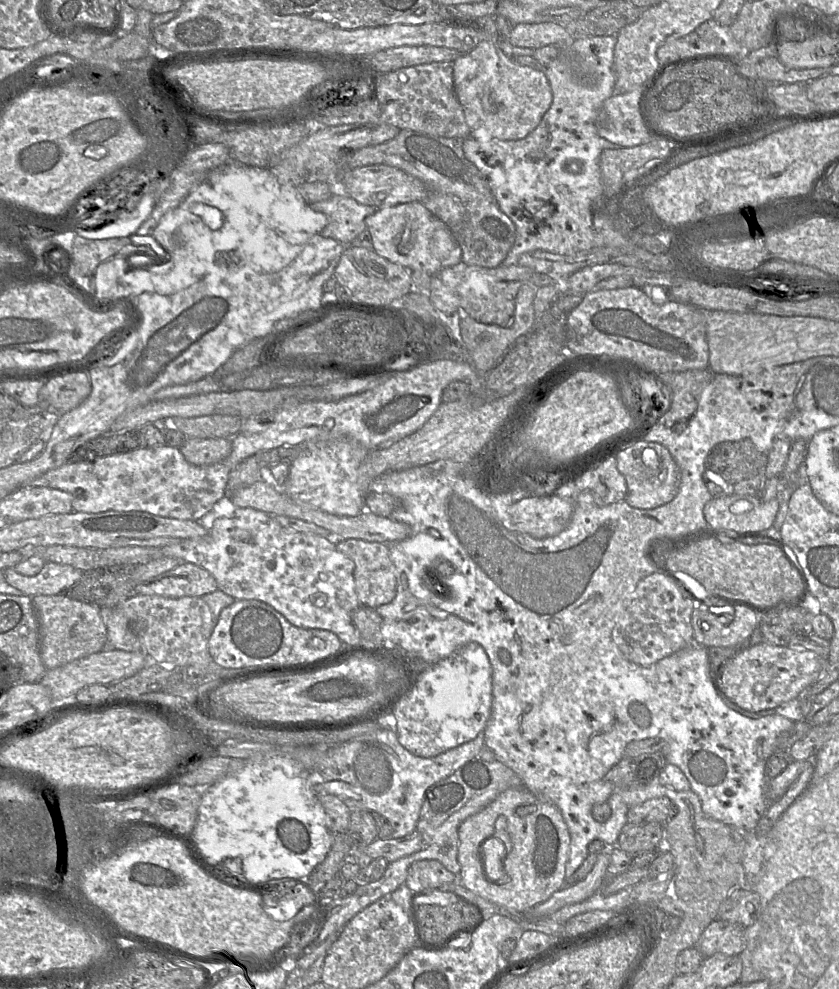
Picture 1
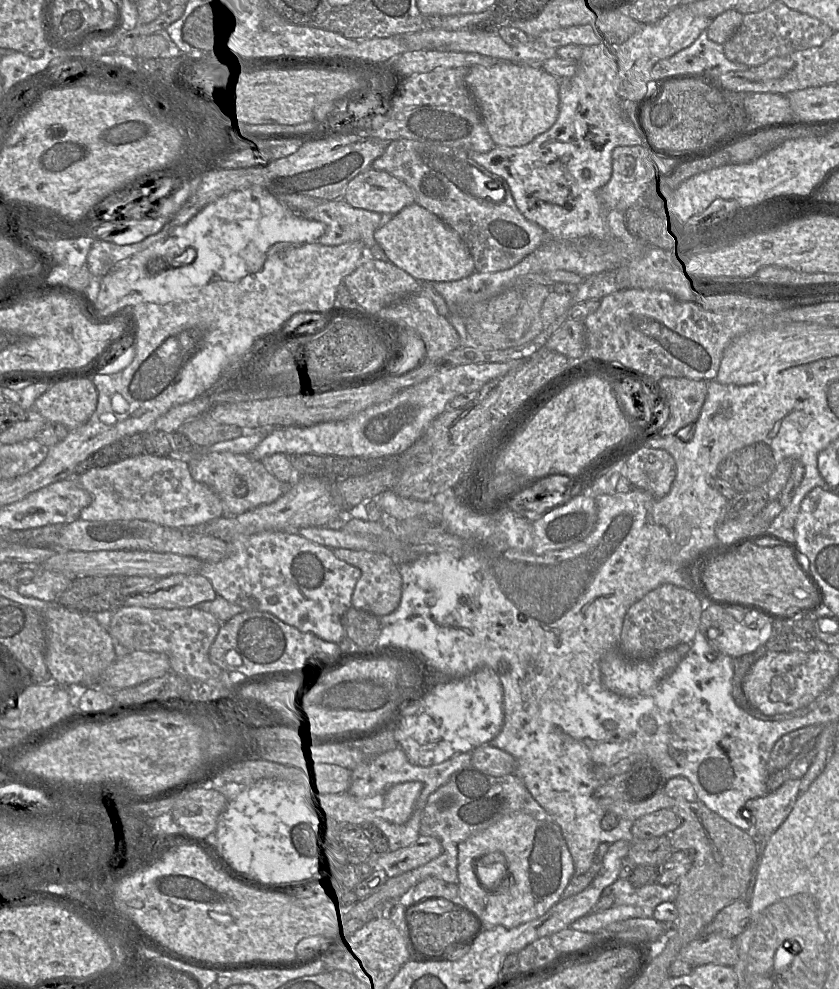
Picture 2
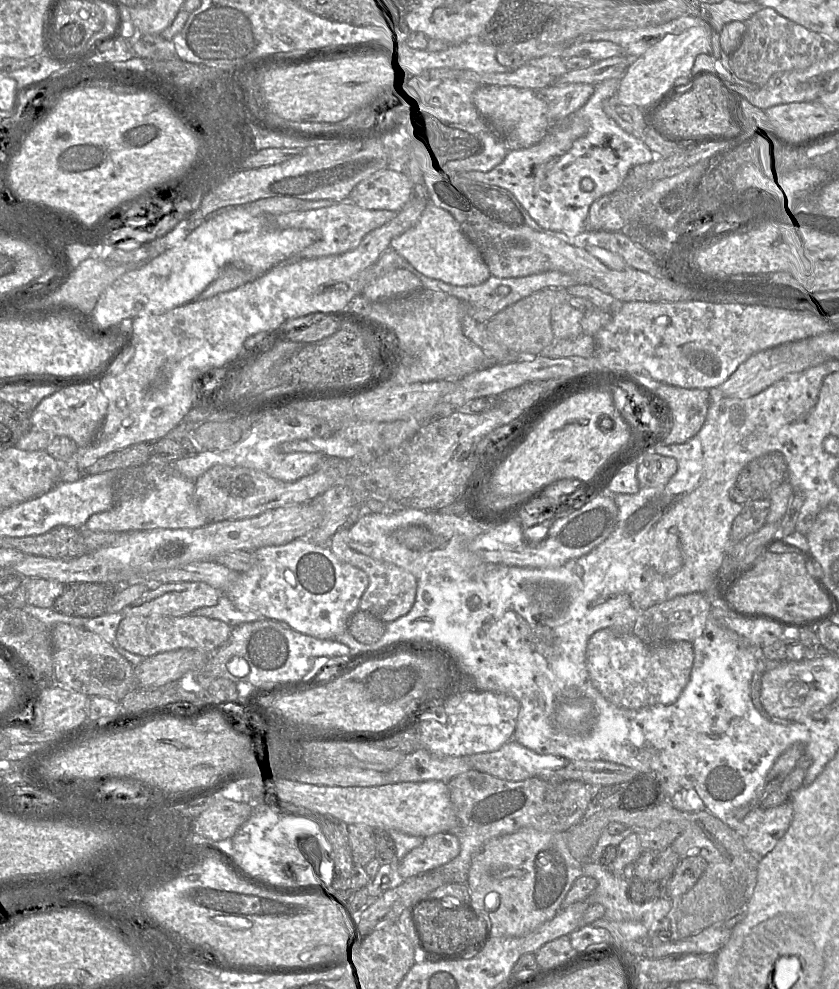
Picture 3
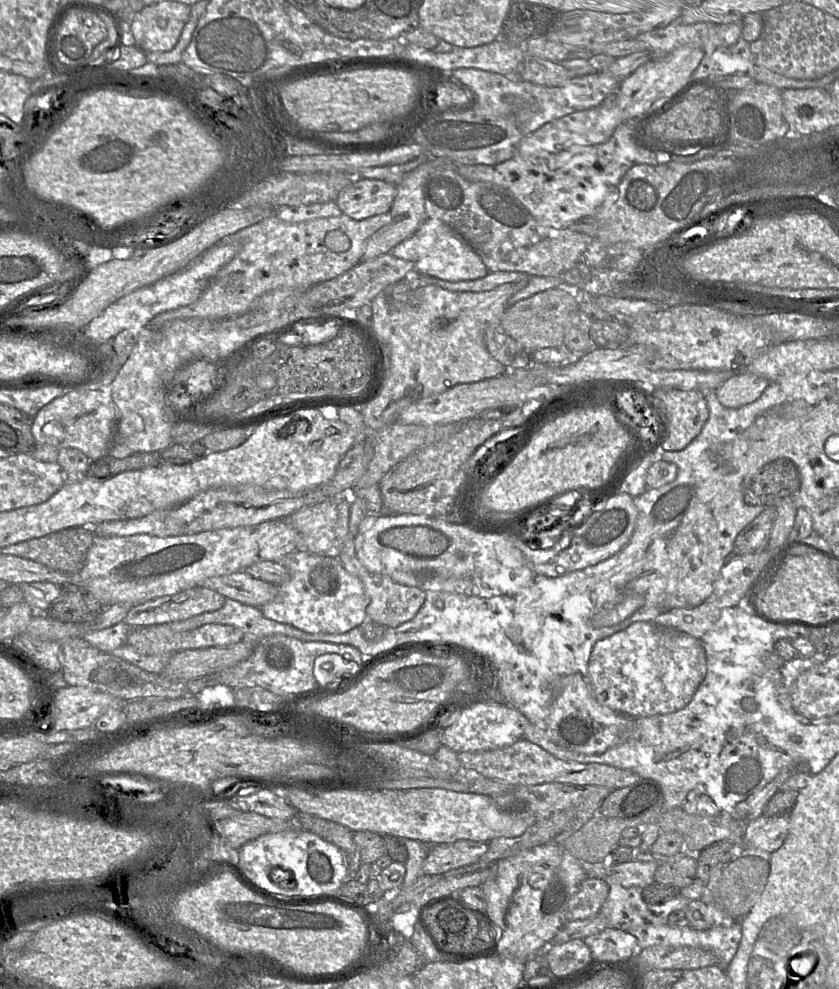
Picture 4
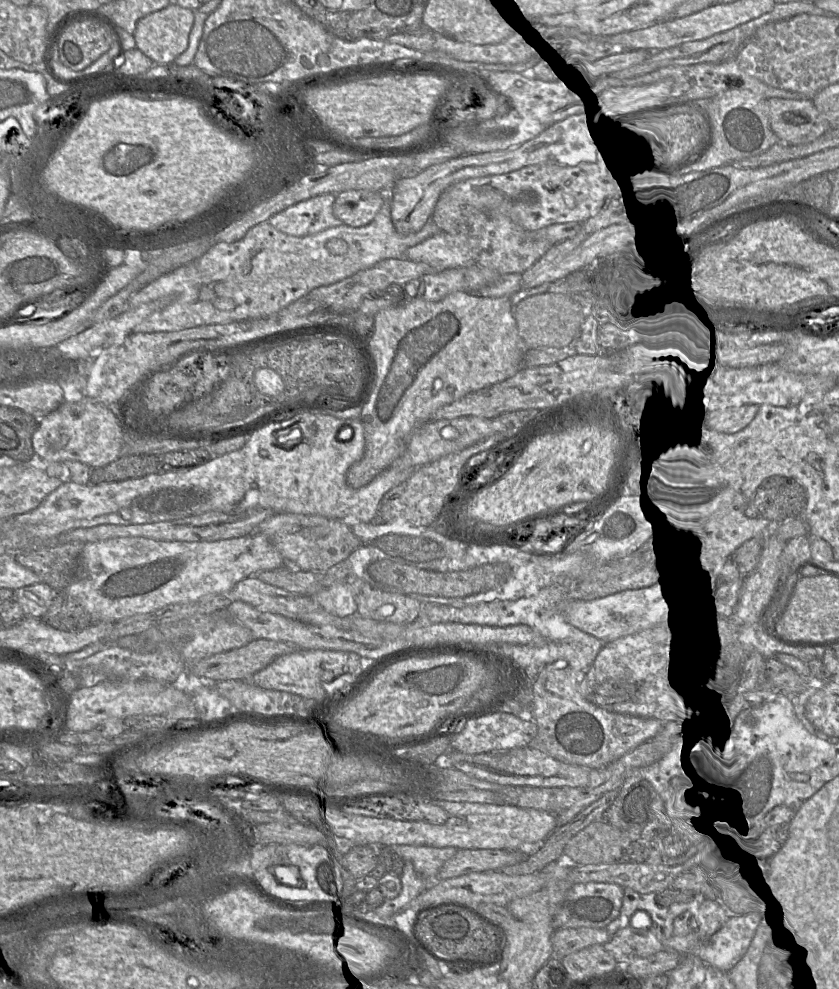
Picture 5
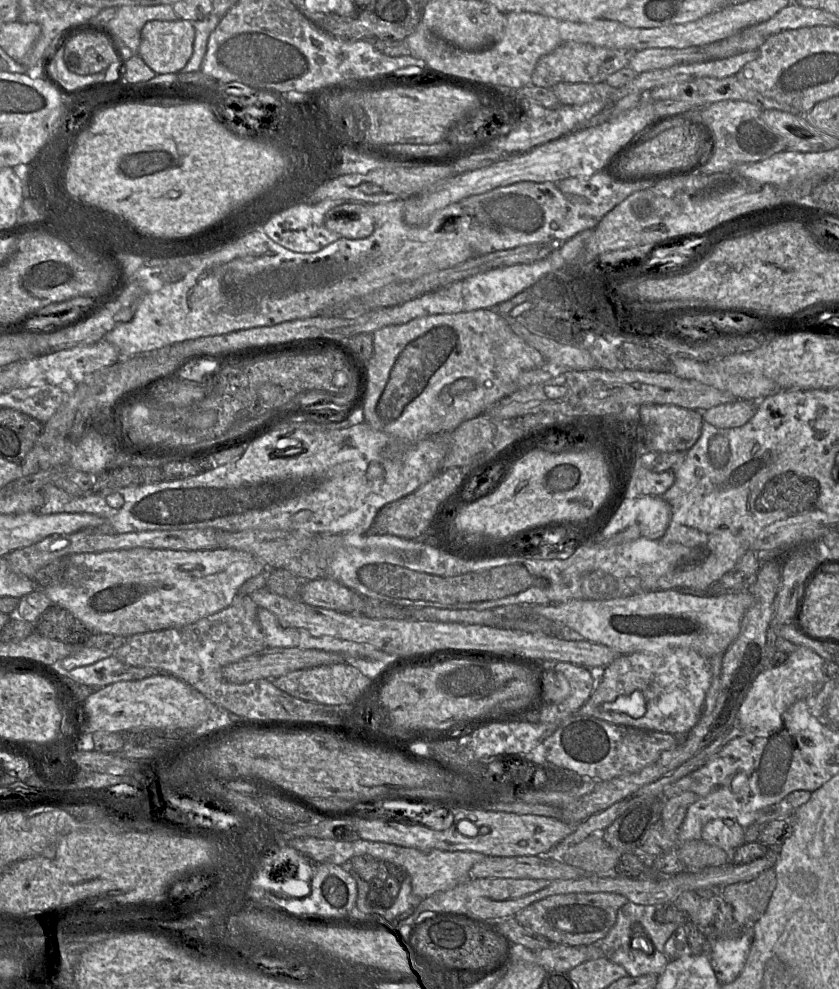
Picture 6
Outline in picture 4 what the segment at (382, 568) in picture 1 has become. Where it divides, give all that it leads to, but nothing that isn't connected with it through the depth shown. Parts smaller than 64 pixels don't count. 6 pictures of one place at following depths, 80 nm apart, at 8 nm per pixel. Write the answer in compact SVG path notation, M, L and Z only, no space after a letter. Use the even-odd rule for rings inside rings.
M350 531L338 559L343 564L344 568L349 573L358 577L364 585L368 598L366 607L368 620L381 624L386 628L395 628L414 618L422 607L425 601L425 590L420 587L398 583L386 574L371 572L362 564L356 555L354 538L350 537Z

